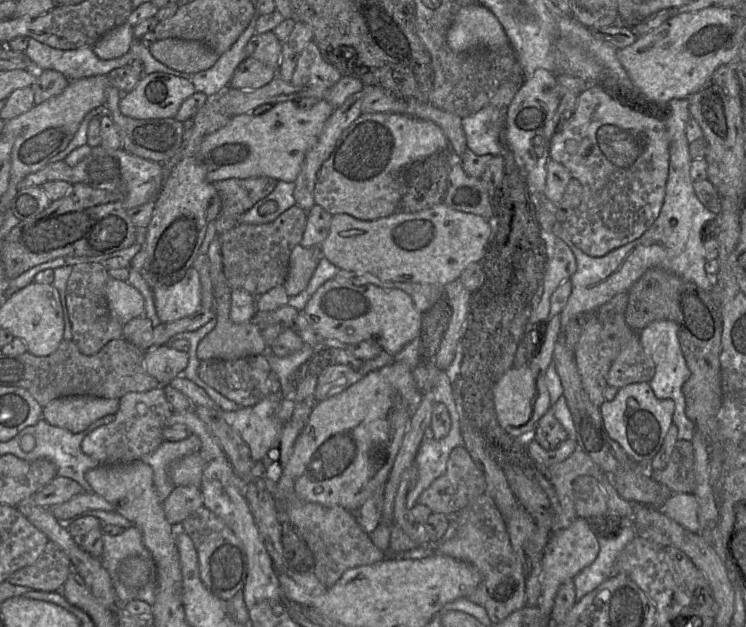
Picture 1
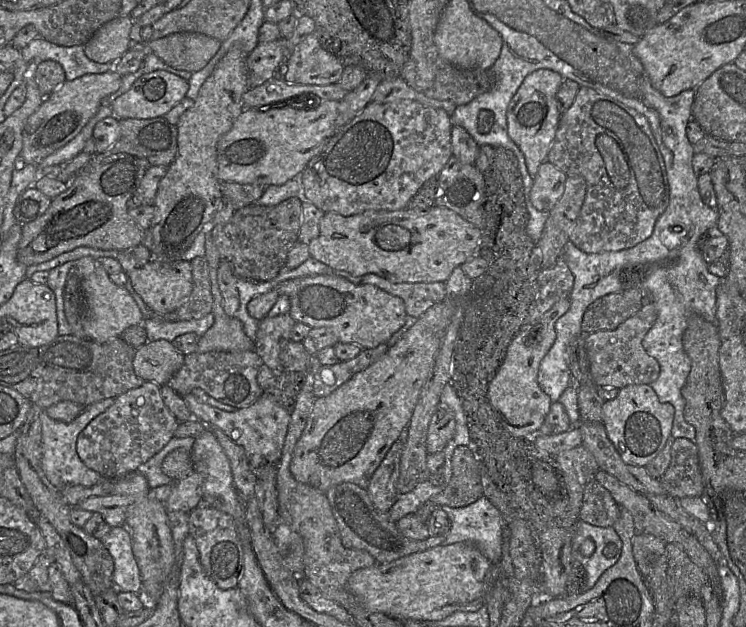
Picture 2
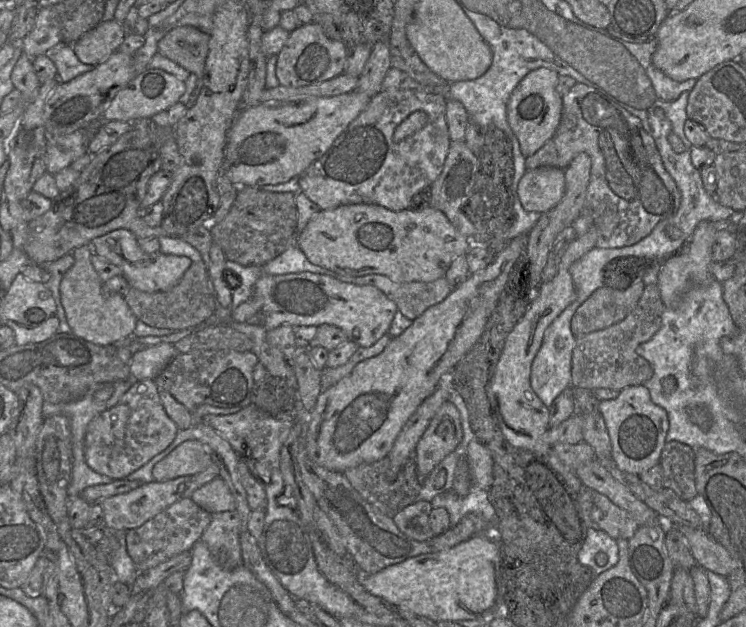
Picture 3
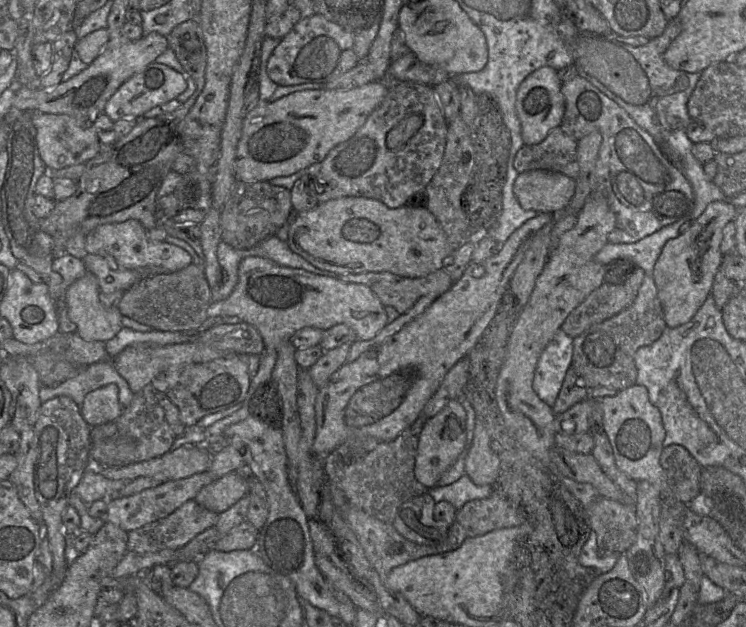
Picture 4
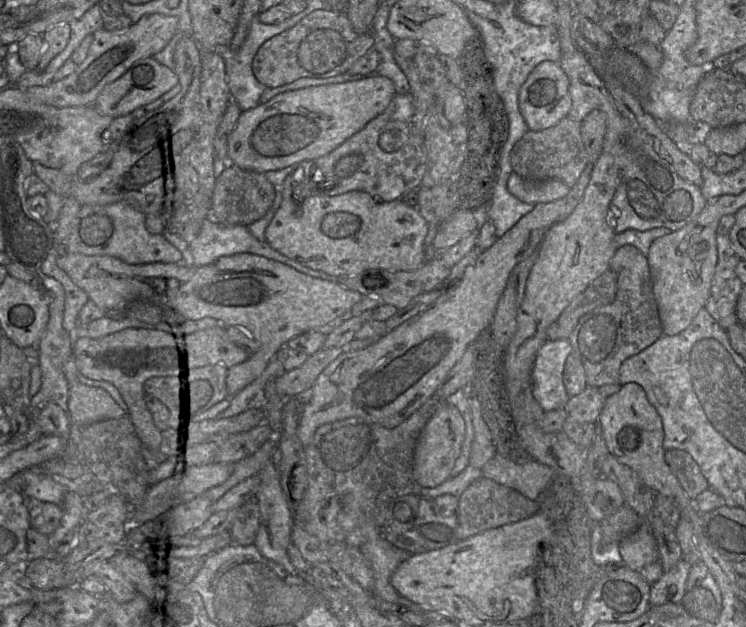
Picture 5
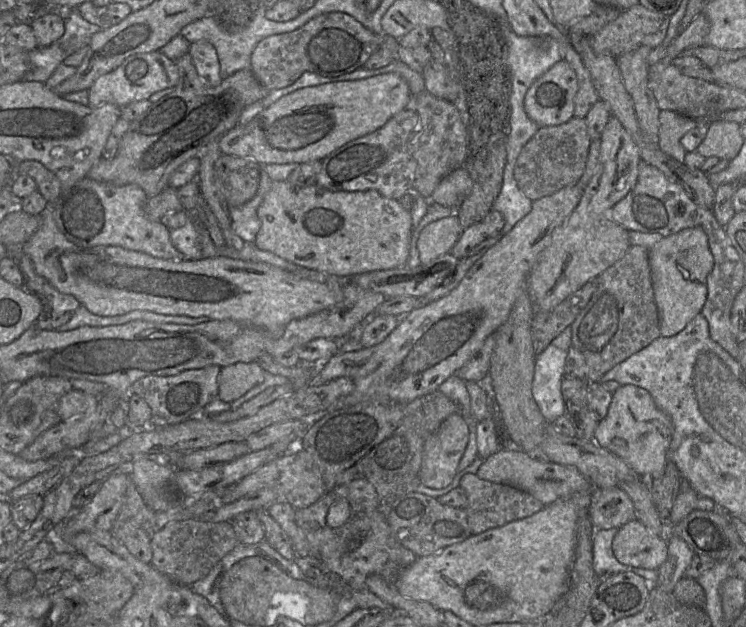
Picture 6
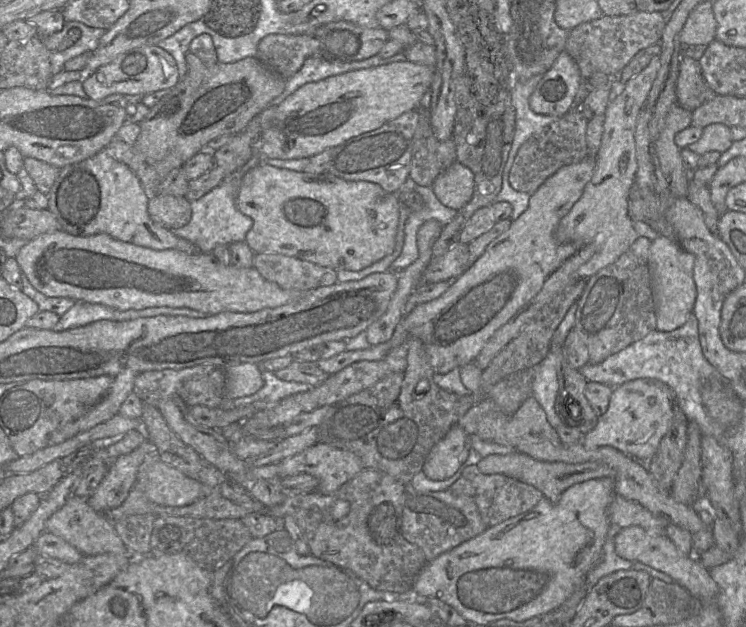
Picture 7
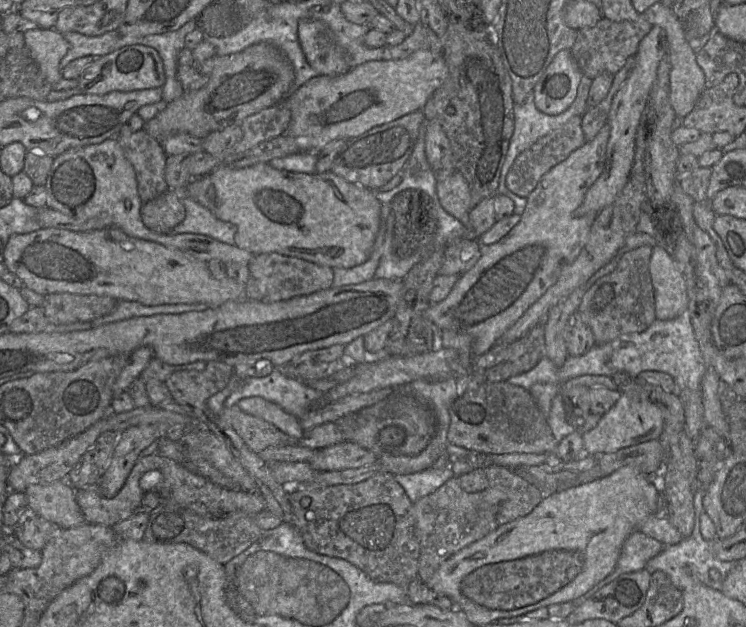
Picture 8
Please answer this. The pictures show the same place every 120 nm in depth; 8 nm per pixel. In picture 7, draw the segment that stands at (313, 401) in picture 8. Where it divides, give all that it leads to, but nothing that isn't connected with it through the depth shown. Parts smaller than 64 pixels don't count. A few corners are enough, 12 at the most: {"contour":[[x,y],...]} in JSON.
{"contour":[[263,370],[263,387],[232,400],[233,407],[257,409],[305,392],[305,383],[281,380]]}

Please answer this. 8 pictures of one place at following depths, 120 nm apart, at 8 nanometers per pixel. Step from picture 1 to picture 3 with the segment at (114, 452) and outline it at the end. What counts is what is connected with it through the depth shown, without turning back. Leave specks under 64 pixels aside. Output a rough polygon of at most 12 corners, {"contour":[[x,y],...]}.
{"contour":[[154,380],[134,381],[87,426],[88,466],[113,481],[178,427]]}

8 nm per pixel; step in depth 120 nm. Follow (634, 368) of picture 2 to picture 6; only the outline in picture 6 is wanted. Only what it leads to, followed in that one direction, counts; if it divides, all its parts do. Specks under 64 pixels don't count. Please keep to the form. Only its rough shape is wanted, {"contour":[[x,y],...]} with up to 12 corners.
{"contour":[[630,245],[571,325],[587,381],[660,336],[649,249]]}

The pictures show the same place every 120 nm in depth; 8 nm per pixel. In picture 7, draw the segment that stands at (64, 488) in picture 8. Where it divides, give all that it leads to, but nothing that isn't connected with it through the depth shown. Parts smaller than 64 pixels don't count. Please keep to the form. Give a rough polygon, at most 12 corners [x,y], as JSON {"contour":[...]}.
{"contour":[[75,494],[46,530],[84,556],[132,553],[114,523]]}

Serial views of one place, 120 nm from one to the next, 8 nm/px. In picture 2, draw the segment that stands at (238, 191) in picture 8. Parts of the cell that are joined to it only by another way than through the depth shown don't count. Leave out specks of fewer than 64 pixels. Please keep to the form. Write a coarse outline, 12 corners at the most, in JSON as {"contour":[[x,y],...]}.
{"contour":[[429,209],[327,212],[308,247],[353,276],[446,282],[481,230]]}

